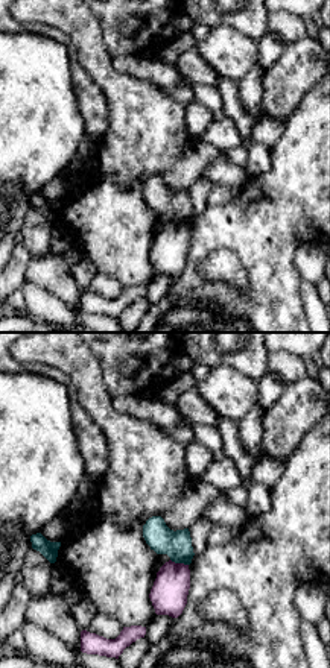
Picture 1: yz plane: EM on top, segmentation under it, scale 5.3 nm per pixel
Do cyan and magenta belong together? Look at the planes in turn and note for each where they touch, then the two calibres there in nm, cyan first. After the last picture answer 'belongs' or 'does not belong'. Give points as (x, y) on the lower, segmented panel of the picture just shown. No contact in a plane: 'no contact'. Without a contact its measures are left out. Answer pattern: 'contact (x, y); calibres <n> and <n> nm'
contact (180, 562); calibres 150 and 190 nm

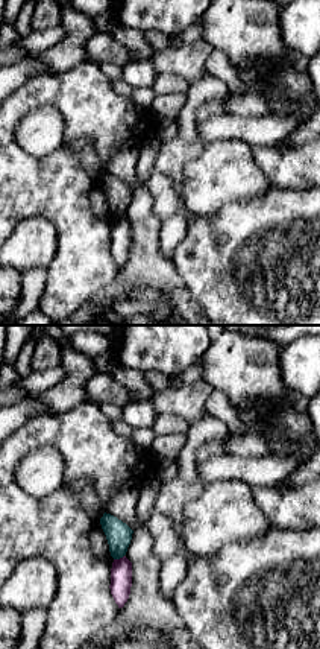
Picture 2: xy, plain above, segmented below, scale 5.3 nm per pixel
contact (119, 558); calibres 140 and 110 nm

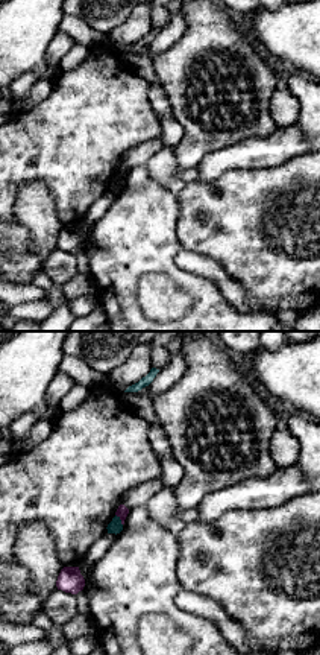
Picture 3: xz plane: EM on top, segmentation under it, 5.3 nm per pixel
contact (120, 520); calibres 70 and 60 nm

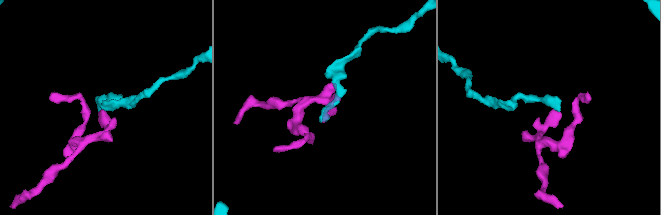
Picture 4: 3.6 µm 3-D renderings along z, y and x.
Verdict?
does not belong

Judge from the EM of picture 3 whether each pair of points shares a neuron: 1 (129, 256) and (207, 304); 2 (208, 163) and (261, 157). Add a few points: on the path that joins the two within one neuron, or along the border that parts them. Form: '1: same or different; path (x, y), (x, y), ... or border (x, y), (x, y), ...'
1: same; path (149, 256), (156, 256), (188, 284)
2: same; path (222, 160), (247, 157)

